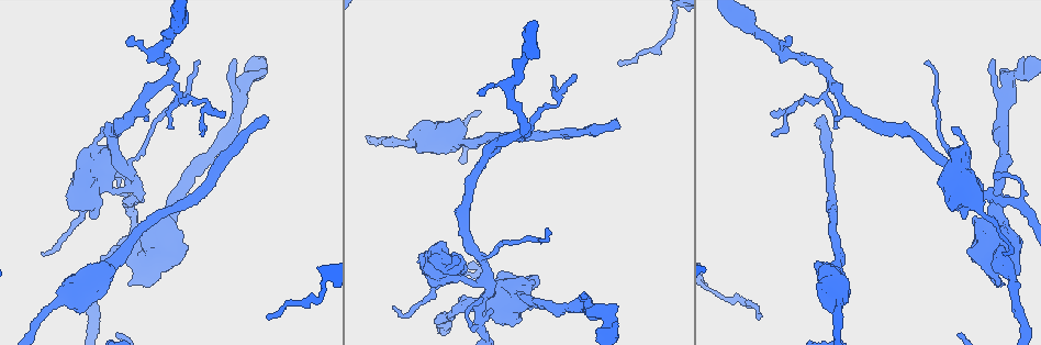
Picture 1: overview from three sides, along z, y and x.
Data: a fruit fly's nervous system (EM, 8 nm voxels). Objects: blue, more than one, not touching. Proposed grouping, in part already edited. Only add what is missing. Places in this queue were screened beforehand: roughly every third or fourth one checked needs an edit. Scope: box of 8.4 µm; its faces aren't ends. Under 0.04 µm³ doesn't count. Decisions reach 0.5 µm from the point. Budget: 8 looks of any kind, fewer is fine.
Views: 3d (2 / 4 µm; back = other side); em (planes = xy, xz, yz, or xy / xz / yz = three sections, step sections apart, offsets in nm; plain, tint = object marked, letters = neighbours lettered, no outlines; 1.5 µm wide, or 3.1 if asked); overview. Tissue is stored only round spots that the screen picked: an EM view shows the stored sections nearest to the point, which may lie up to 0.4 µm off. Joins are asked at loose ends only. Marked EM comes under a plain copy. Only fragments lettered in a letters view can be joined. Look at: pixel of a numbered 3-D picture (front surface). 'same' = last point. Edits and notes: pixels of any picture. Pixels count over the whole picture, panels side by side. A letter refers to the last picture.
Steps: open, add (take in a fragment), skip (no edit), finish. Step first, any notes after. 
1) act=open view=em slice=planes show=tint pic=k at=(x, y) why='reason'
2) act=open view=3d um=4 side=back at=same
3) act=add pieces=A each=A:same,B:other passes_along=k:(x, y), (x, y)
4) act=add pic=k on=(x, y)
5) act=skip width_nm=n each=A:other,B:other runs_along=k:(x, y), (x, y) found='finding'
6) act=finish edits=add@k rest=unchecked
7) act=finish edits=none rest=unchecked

act=open view=3d um=4 pic=1 at=(991, 61) why='branch stops here'

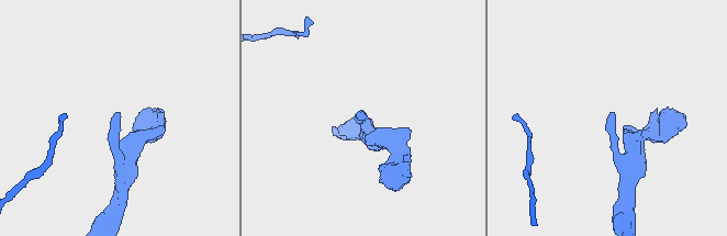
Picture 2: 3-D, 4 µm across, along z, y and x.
act=open view=em slice=yz step=8 show=letters pic=2 at=(365, 119)

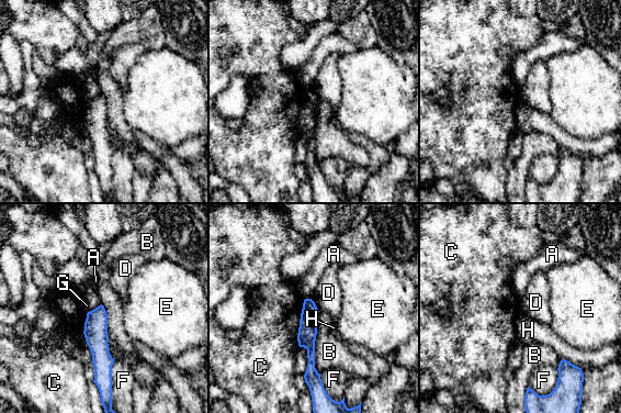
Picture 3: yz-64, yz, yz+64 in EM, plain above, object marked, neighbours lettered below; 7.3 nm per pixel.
act=open view=em slice=planes show=letters at=same why='another direction'

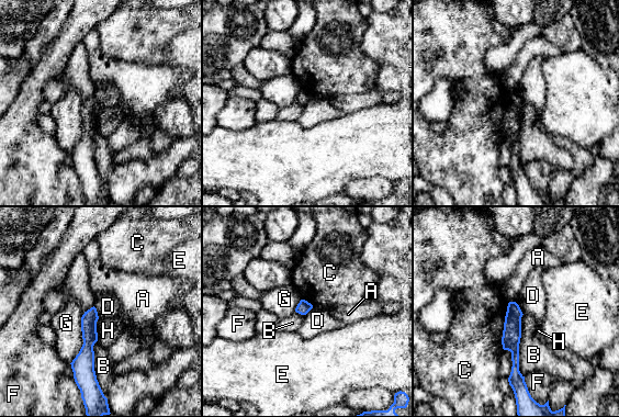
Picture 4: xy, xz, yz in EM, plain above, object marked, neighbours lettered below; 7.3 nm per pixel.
act=skip longest_contact=B:460nm each=A:other,B:other,C:other,D:other,E:other,F:other,G:other,H:other border=4:(93, 306), (99, 317) found='no lettered fragment goes on from it'

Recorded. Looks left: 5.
act=open view=3d um=2 pic=1 at=(824, 116)

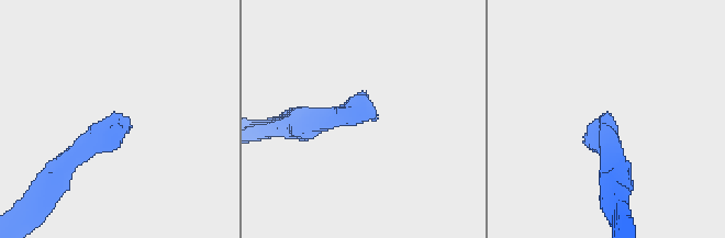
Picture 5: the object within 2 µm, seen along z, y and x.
act=open view=em slice=xz step=4 show=tint pic=5 at=(375, 119) why='need the tissue'

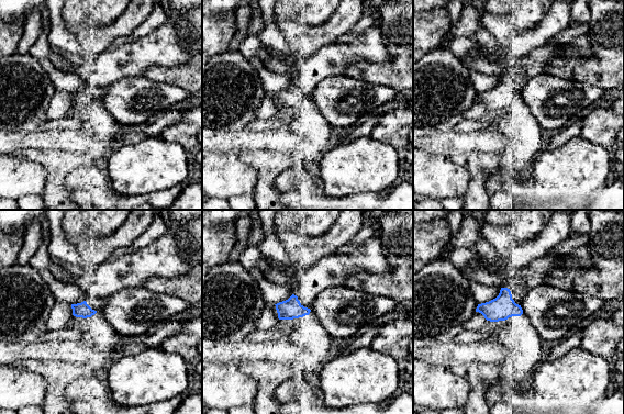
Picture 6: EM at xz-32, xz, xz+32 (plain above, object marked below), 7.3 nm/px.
act=open view=em slice=xy step=4 show=letters at=same

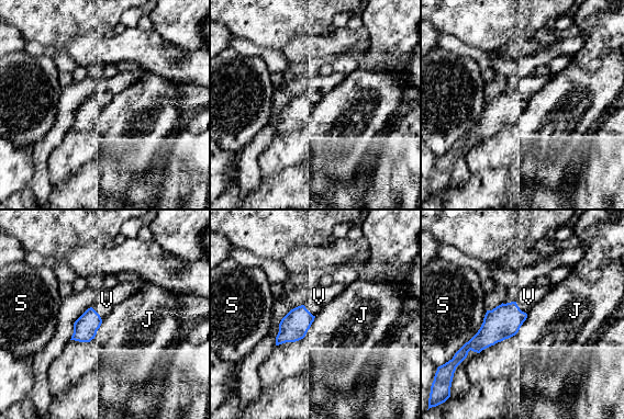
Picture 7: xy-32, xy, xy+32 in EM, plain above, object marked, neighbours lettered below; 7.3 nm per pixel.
act=add pieces=V each=J:other,S:other,V:same found='the neuron continues'

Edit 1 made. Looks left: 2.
act=finish edits=add@7 rest=unchecked

